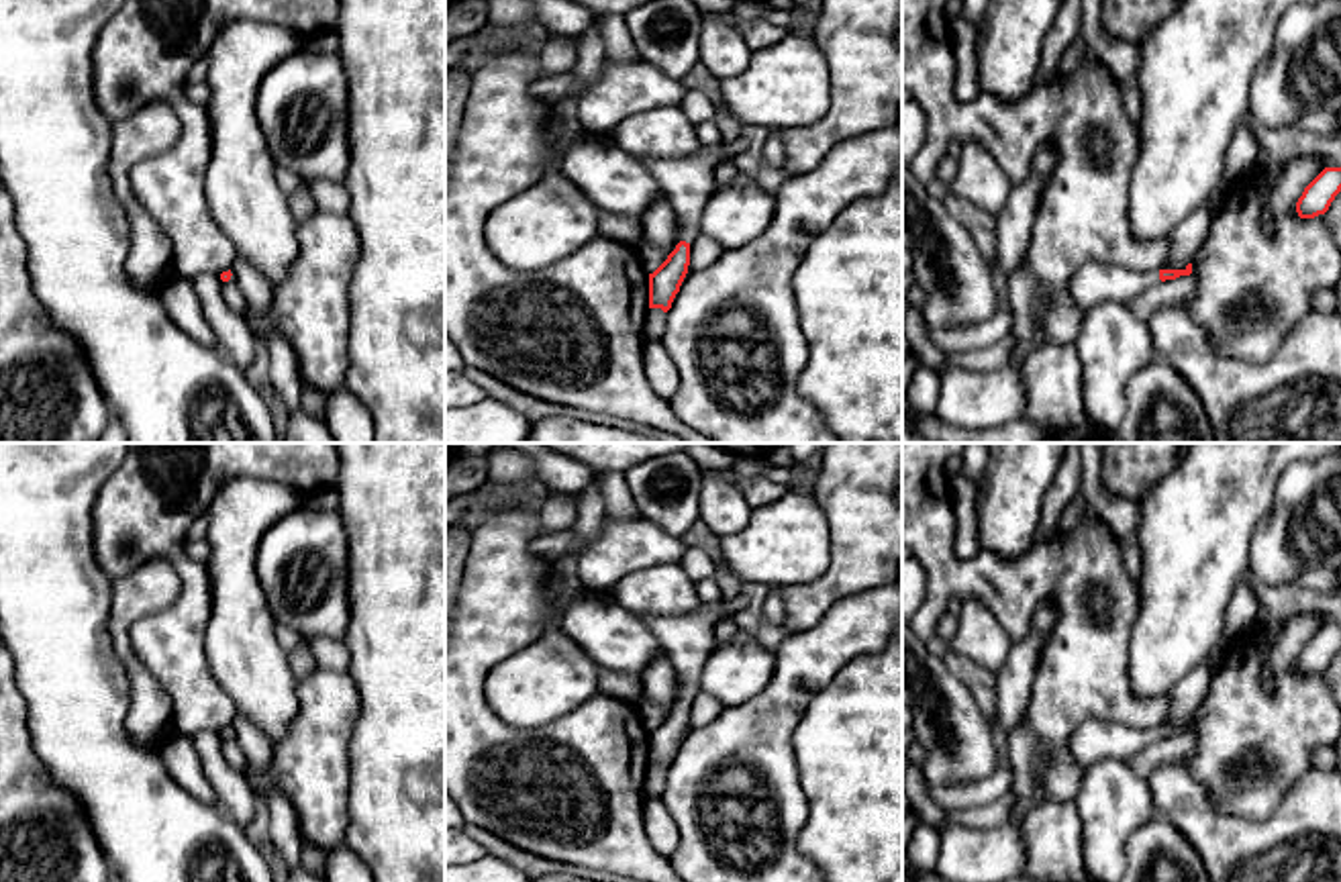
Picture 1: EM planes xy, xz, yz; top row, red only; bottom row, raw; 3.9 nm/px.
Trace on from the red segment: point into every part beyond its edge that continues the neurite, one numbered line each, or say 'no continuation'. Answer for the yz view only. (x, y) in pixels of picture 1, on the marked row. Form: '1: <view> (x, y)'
1: yz (1095, 282)

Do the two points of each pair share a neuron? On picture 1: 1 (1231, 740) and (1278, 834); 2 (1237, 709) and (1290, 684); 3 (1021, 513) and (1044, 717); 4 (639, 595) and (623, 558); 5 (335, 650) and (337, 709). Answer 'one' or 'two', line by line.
1: two
2: one
3: two
4: two
5: two

